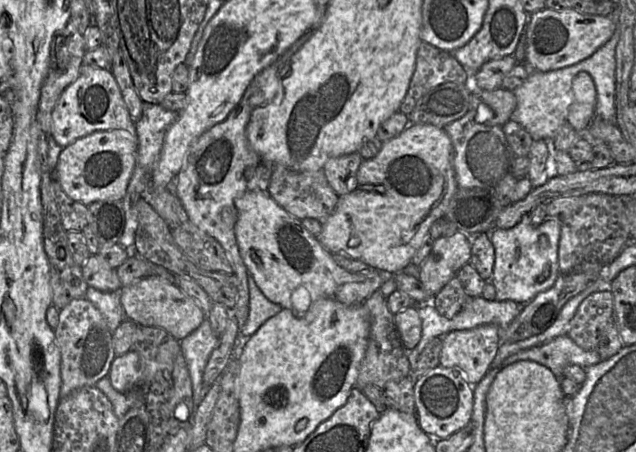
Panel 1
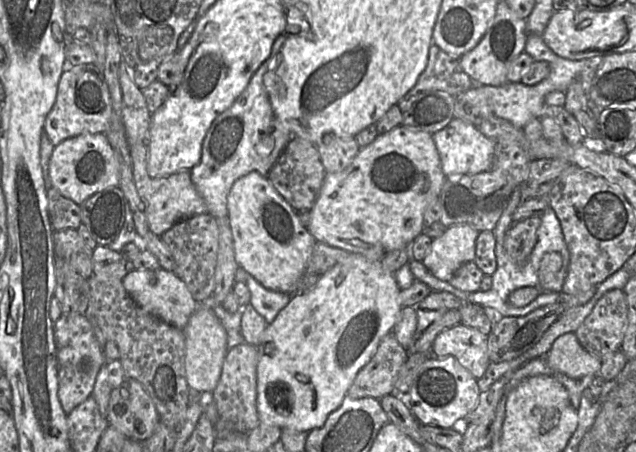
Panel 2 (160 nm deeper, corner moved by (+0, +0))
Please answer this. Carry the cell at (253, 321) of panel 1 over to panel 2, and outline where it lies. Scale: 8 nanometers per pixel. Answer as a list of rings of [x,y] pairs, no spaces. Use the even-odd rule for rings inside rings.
[[[251,275],[245,281],[250,293],[250,304],[270,324],[278,313],[290,302],[292,294],[265,288]]]

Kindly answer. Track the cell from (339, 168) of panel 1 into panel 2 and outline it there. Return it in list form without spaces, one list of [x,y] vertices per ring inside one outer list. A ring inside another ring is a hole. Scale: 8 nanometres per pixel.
[[[327,133],[322,140],[314,143],[326,173],[337,173],[345,170],[354,161],[360,147],[355,137],[338,136]]]

